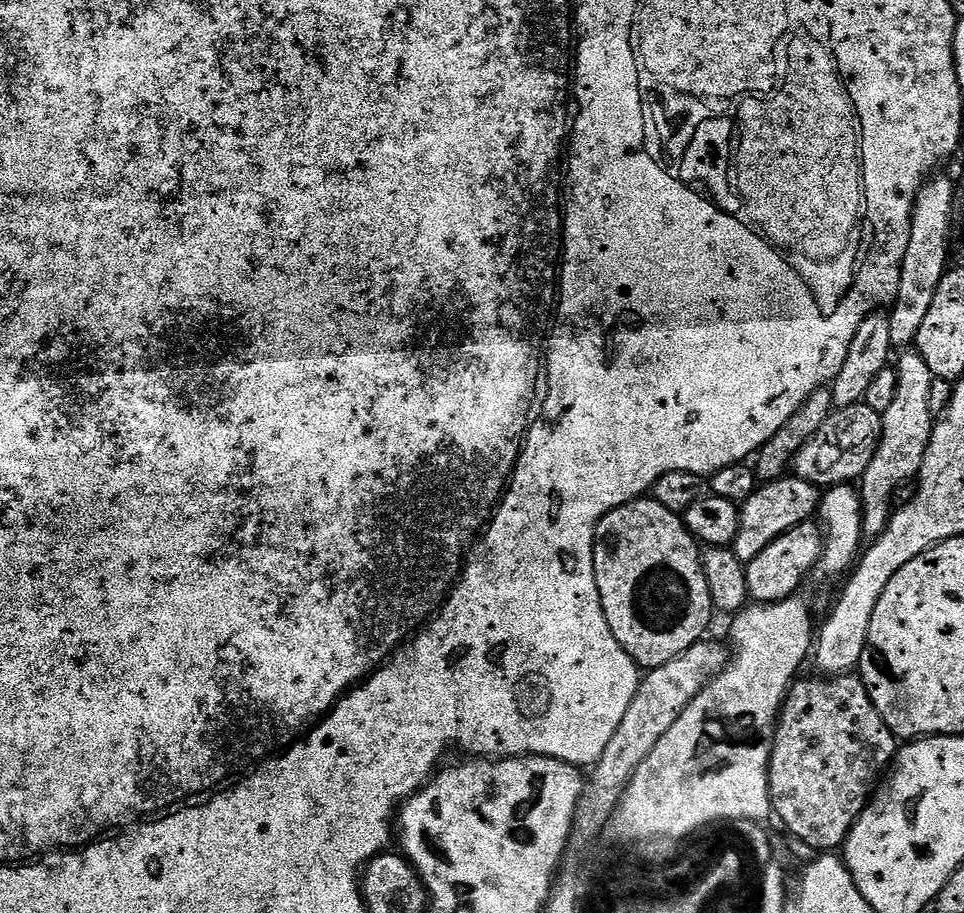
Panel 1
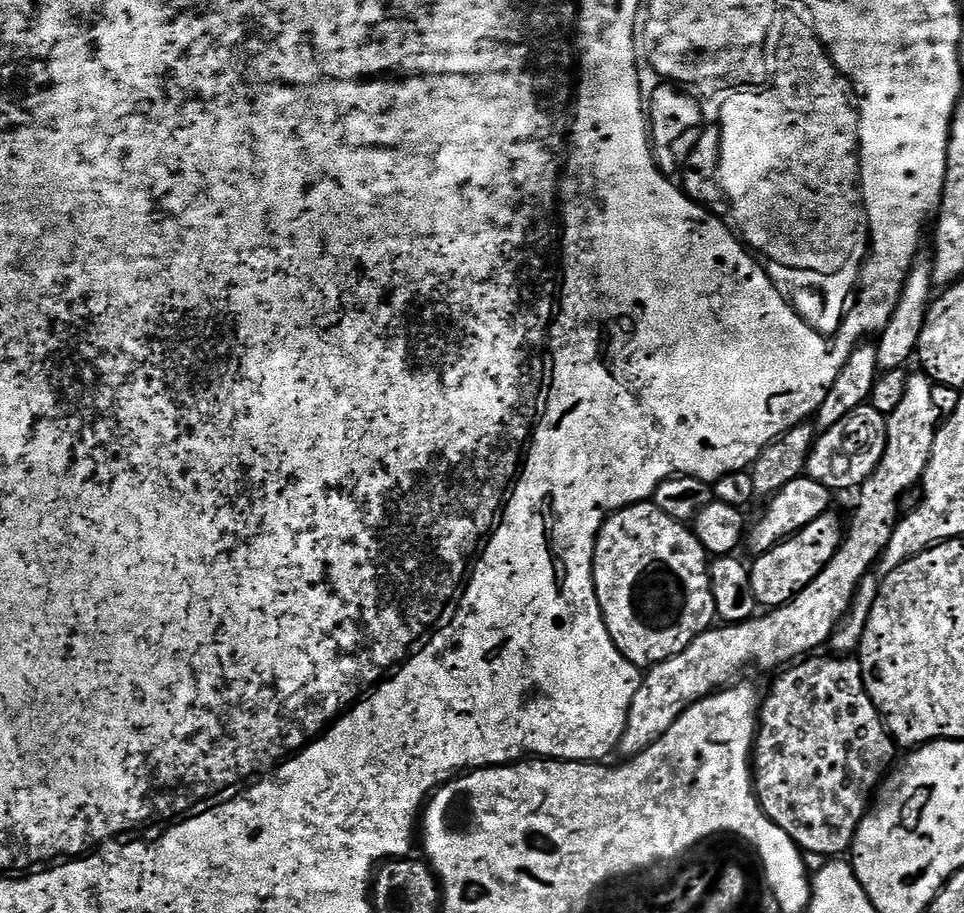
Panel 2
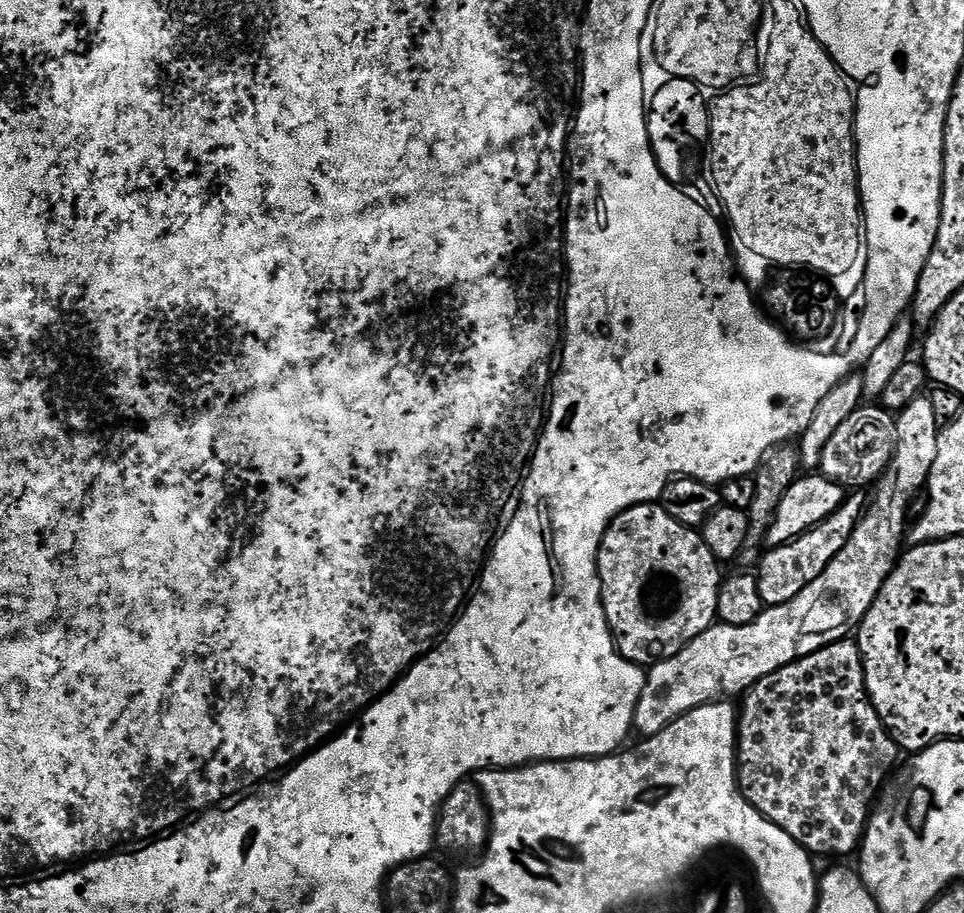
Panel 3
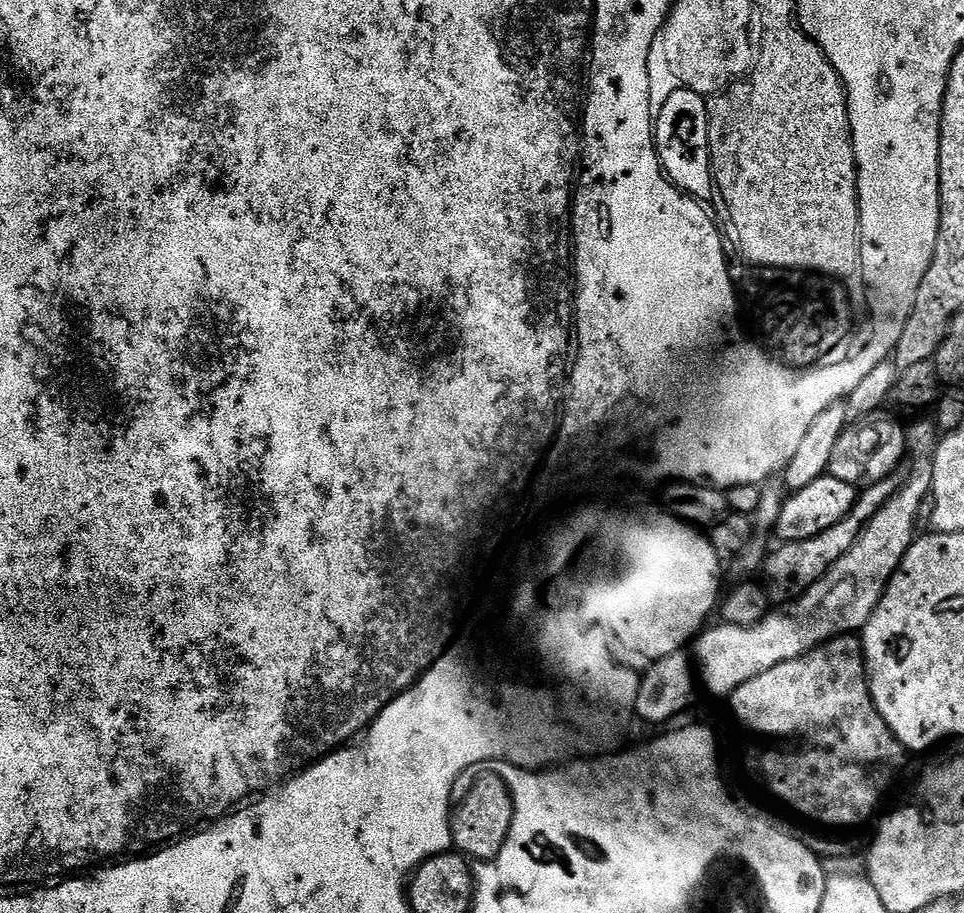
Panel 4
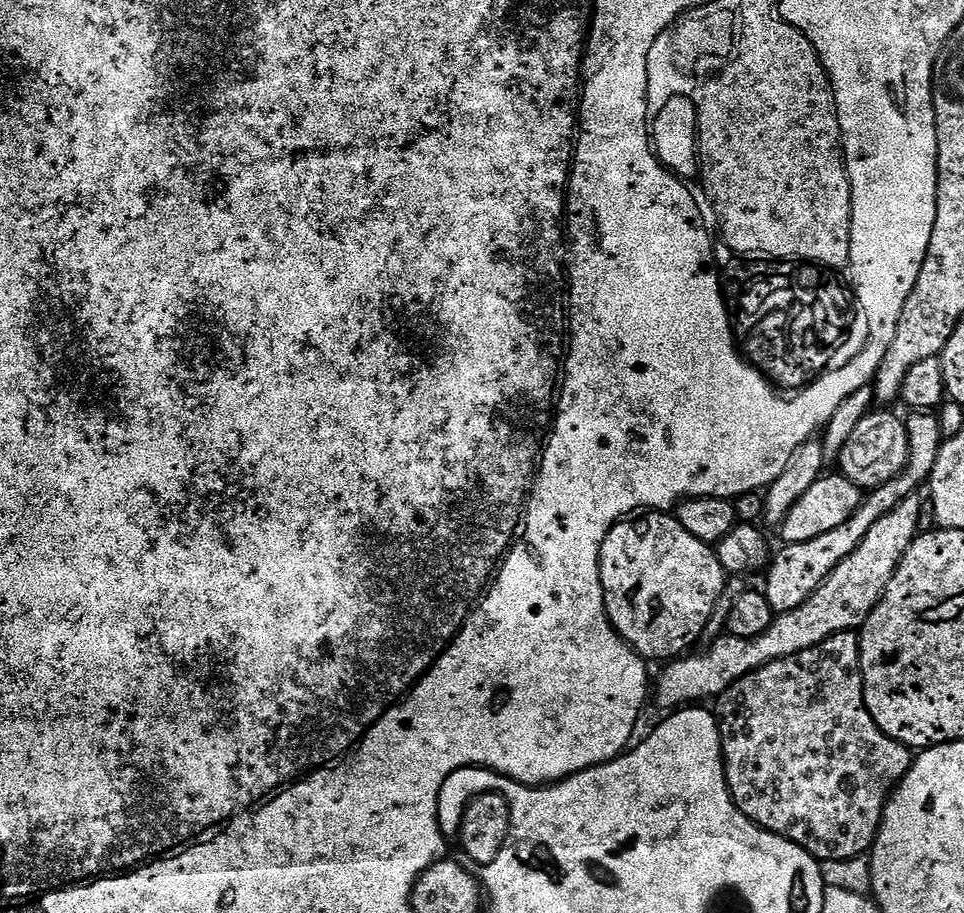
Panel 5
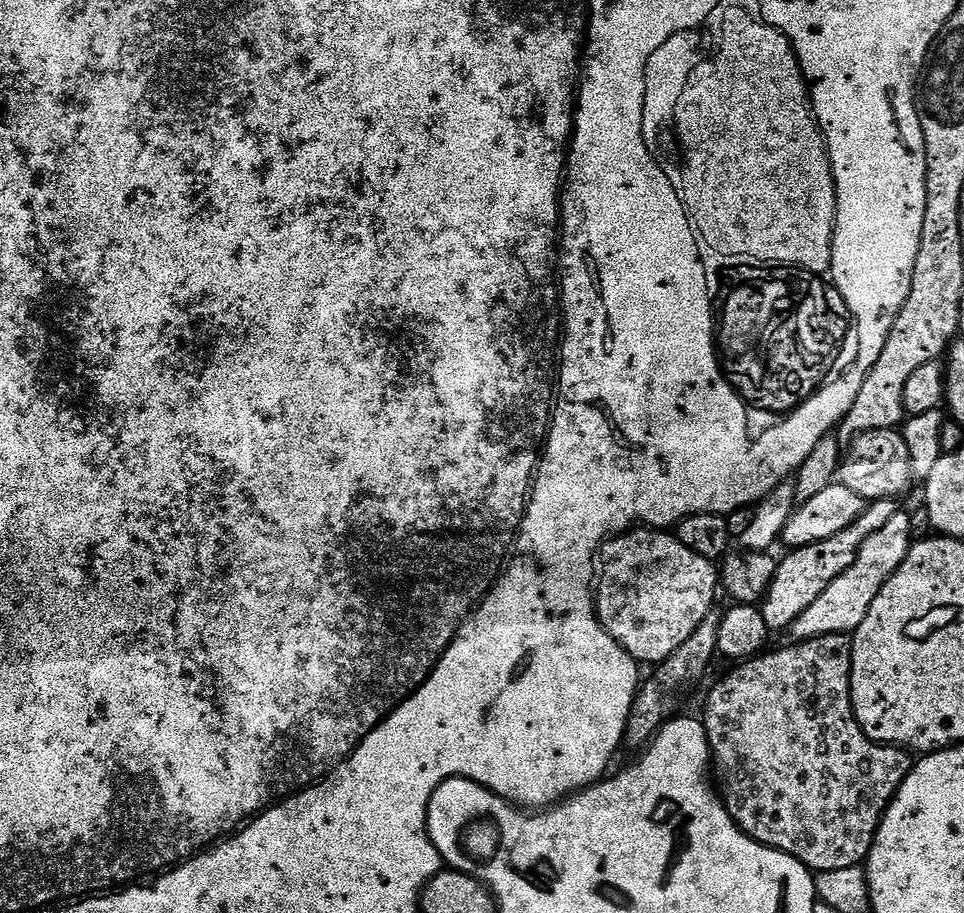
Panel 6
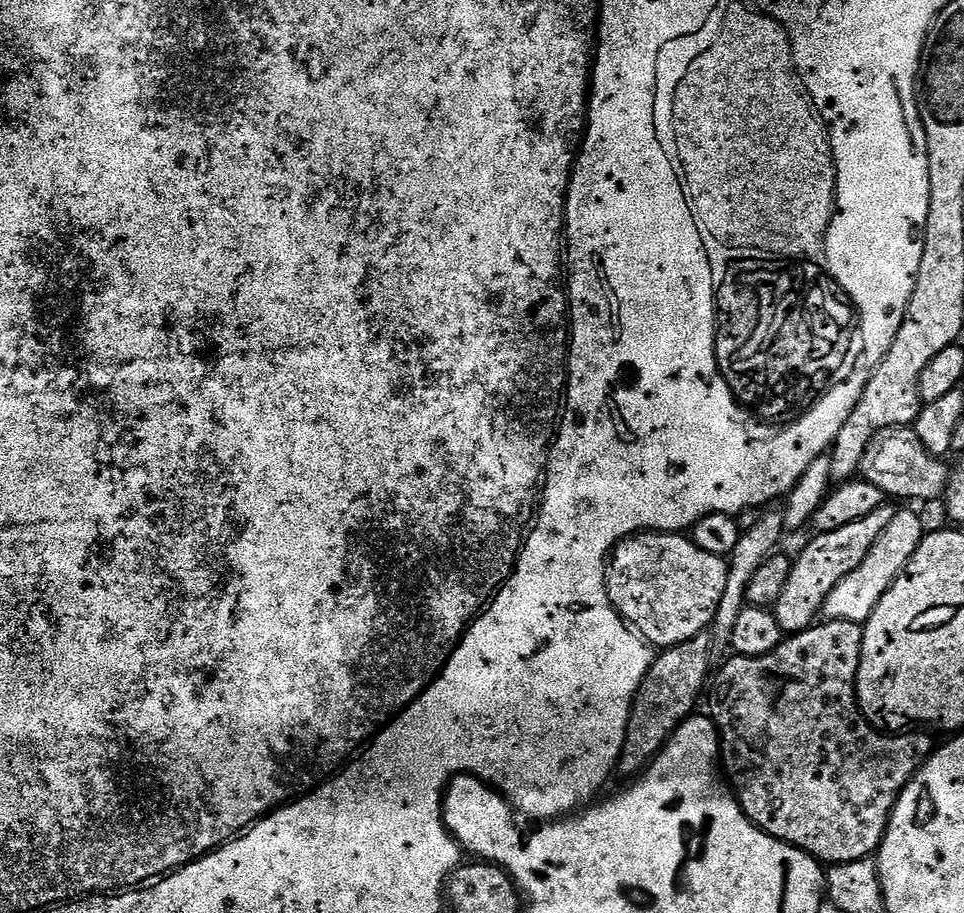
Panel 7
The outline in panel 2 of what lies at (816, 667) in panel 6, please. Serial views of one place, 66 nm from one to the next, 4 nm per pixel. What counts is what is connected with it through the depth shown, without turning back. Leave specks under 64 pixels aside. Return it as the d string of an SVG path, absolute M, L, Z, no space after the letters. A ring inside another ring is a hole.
M816 654L811 658L801 659L799 662L785 667L779 673L781 676L773 682L768 696L766 692L766 695L761 699L758 713L758 727L756 729L756 742L752 749L752 775L754 777L756 797L762 806L764 814L769 816L779 828L786 830L786 834L790 834L792 841L801 850L808 854L813 852L816 856L824 856L820 858L840 858L851 849L852 842L856 838L858 826L864 821L865 815L873 803L874 793L879 789L882 781L885 779L886 773L893 767L892 755L898 751L898 748L893 741L892 733L884 727L883 716L881 716L880 711L874 706L874 702L866 690L859 659L853 658L848 654L820 655L824 654Z

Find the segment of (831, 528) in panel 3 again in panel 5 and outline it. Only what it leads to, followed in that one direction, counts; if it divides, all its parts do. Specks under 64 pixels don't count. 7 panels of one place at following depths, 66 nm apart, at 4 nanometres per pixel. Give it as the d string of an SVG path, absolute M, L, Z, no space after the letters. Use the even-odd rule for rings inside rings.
M920 410L913 411L911 415L912 417L907 417L906 420L906 431L910 441L907 468L894 478L890 478L890 482L879 484L877 488L871 489L861 499L858 510L854 510L854 514L850 514L849 520L842 522L842 526L829 530L826 534L818 534L818 538L810 538L810 542L784 544L781 552L775 553L766 572L768 574L766 595L773 613L789 612L802 606L802 602L810 599L826 582L828 575L847 556L854 554L854 550L860 545L862 538L870 534L870 526L874 526L878 518L890 514L890 510L897 508L906 498L917 495L921 491L920 484L927 485L931 481L942 443L940 424L932 417L935 415L925 414Z

